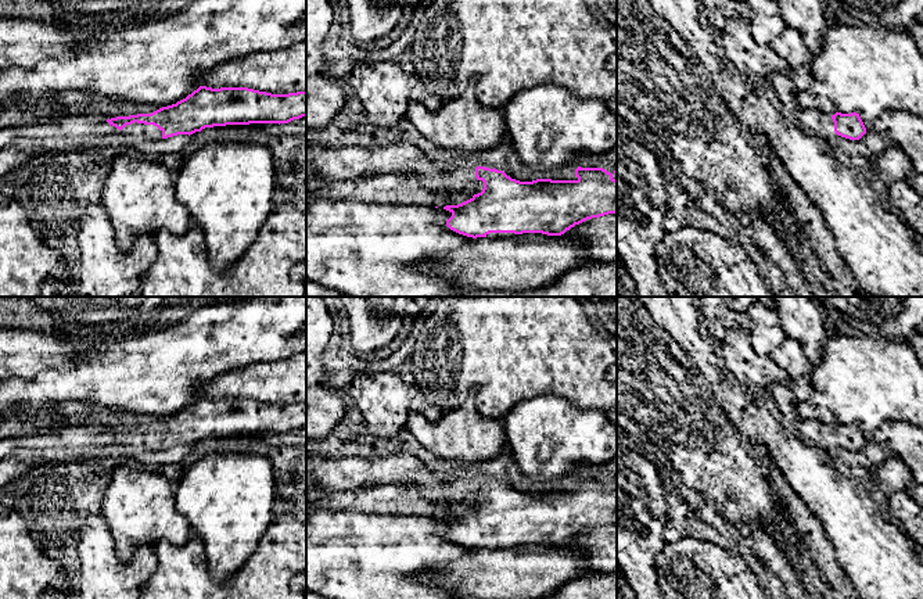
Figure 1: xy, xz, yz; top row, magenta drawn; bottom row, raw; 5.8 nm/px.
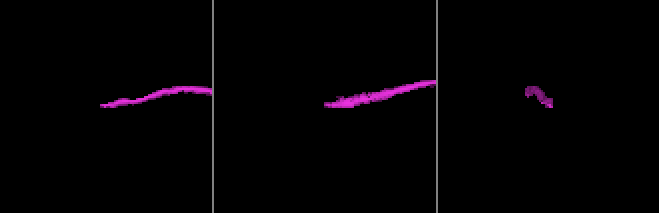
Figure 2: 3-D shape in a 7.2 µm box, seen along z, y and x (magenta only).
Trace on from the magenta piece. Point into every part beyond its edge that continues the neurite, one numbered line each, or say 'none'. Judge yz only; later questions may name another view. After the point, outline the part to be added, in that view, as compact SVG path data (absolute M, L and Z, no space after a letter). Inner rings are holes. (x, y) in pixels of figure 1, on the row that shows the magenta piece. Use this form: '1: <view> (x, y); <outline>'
1: yz (816, 122); M802 110L795 112L800 126L819 139L827 140L834 132L834 122L832 115L827 115L818 110Z

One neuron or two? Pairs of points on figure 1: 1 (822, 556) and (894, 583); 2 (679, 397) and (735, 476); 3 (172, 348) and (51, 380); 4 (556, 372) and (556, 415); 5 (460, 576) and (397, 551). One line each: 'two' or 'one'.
1: two
2: one
3: one
4: two
5: two

